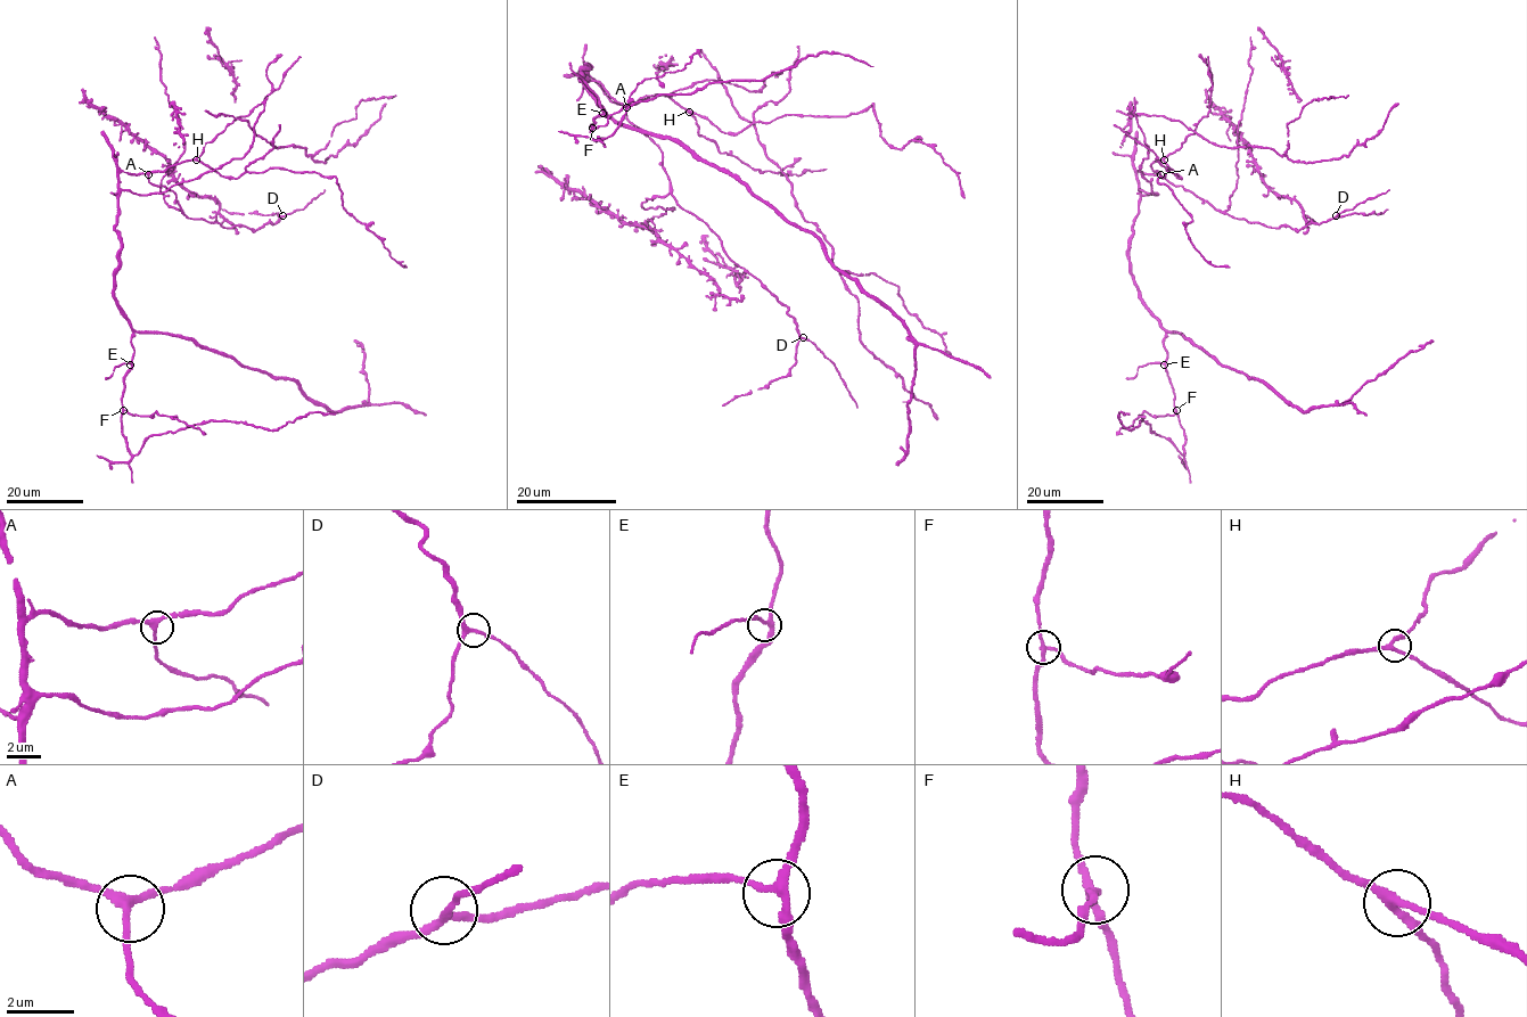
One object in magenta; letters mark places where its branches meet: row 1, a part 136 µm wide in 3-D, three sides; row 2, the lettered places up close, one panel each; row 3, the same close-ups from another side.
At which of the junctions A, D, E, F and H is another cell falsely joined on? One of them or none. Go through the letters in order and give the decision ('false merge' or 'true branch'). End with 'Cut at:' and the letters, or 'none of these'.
A: true branch
D: true branch
E: true branch
F: false merge
H: true branch
Cut at: F

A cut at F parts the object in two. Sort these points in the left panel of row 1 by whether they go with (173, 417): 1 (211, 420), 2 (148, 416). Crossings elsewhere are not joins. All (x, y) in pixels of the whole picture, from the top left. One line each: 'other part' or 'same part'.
1: other part
2: same part

